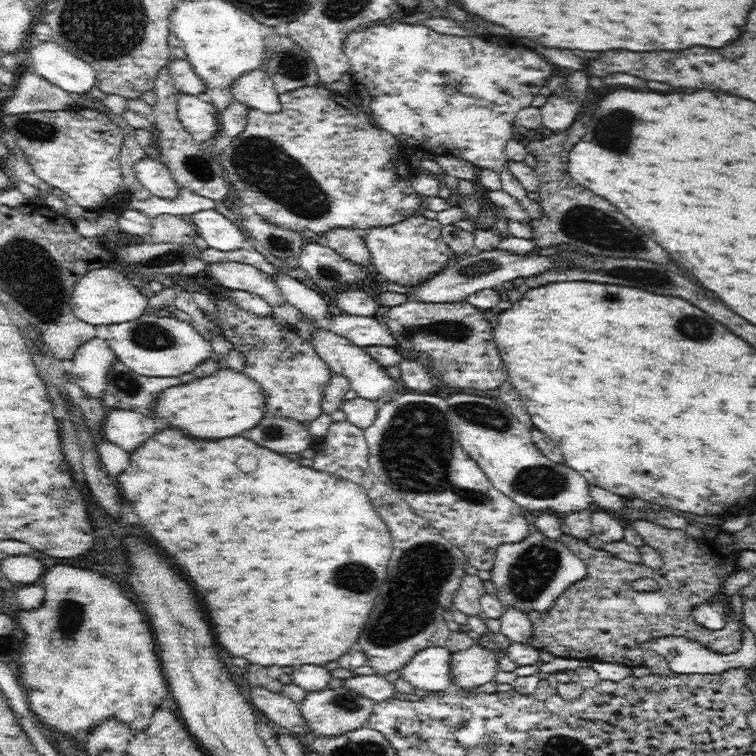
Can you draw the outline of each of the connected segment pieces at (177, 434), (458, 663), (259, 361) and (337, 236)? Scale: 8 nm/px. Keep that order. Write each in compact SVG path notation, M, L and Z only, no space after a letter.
M166 428L146 440L138 450L132 452L132 462L126 472L120 474L122 488L132 508L140 516L144 528L150 530L160 548L172 558L172 562L190 578L196 594L202 598L202 604L210 616L210 622L216 630L218 642L234 656L244 656L252 664L262 666L296 666L296 664L318 664L338 660L346 654L352 644L358 640L368 614L374 606L380 586L386 578L388 560L392 554L393 544L388 525L378 516L372 506L368 492L351 480L338 478L330 473L302 466L296 460L290 460L284 454L276 454L264 446L258 446L252 440L242 436L222 438L222 440L200 440L184 434L180 428Z
M478 642L452 653L450 677L453 688L470 690L492 682L498 673L499 658L498 654Z
M222 297L214 301L217 308L215 316L219 318L221 323L222 335L232 342L234 349L239 350L244 355L244 373L256 380L258 385L264 389L264 393L268 395L268 400L266 400L268 414L266 415L282 416L300 421L303 424L315 421L322 414L324 390L334 375L334 371L330 369L328 363L324 362L324 359L320 358L311 341L301 338L296 333L295 327L280 325L272 316L256 315L238 306L234 300L230 301L226 297Z
M334 228L328 230L324 236L314 238L309 242L326 244L346 259L352 259L354 263L370 266L370 251L364 241L364 234L351 230L351 228Z

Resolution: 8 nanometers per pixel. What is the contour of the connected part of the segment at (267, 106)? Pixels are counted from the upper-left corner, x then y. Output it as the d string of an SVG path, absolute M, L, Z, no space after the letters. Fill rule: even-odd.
M263 68L241 74L232 84L235 101L262 112L273 113L281 109L274 82Z

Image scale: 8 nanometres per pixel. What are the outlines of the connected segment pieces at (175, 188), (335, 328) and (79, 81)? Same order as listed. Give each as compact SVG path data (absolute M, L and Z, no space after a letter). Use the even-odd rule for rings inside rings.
M142 158L134 164L134 172L138 180L151 192L152 195L174 200L178 198L179 184L172 177L170 169L157 158Z
M347 312L331 316L333 325L330 331L348 338L352 343L361 347L390 346L398 347L396 337L390 333L390 327L380 317L352 316Z
M52 41L30 48L31 71L68 93L83 95L96 84L95 70L84 60Z

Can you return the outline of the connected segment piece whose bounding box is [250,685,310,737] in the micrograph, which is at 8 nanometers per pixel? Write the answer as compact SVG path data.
M252 685L250 696L252 704L258 707L261 715L270 720L278 730L309 737L310 727L304 721L299 703L261 686Z

